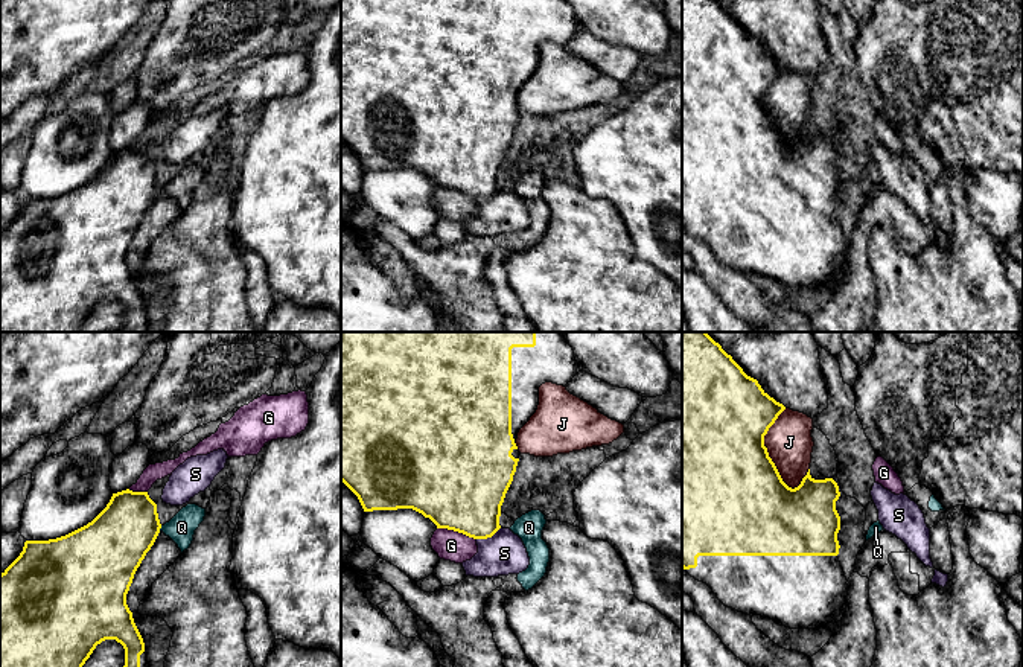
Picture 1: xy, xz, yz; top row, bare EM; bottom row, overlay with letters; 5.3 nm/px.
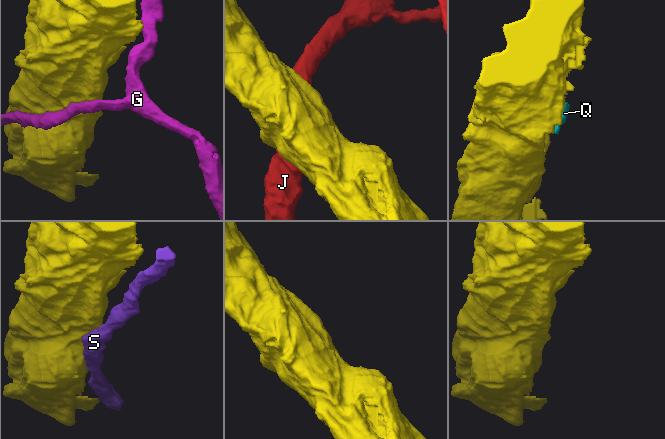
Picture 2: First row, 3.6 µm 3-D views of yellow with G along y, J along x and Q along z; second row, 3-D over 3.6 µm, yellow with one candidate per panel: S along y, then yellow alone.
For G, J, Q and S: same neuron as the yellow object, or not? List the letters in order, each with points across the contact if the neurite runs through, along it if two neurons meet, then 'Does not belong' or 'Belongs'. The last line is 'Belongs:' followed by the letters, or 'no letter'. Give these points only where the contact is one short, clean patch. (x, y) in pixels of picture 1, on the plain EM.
G: Does not belong
J: Does not belong
Q: Boundary: xy (162, 185), (159, 189). Does not belong
S: Does not belong
Belongs: no letter

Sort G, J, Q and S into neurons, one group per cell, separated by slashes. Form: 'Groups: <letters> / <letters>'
Groups: G / J / Q / S

